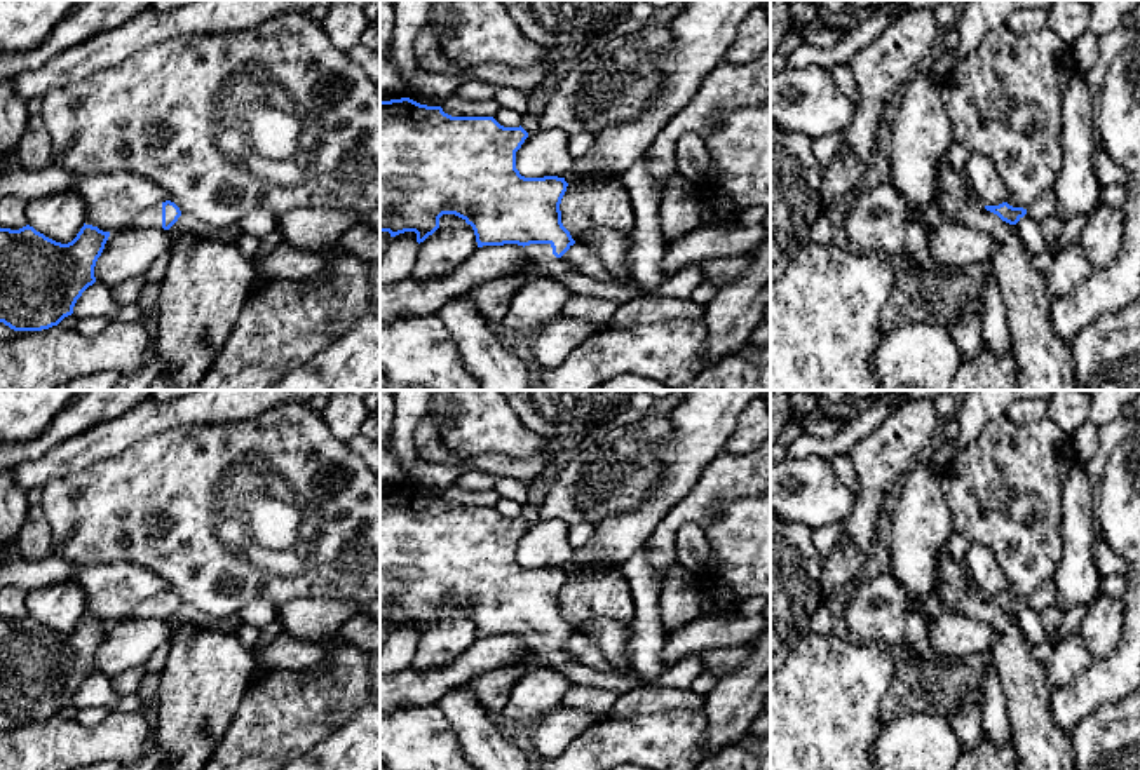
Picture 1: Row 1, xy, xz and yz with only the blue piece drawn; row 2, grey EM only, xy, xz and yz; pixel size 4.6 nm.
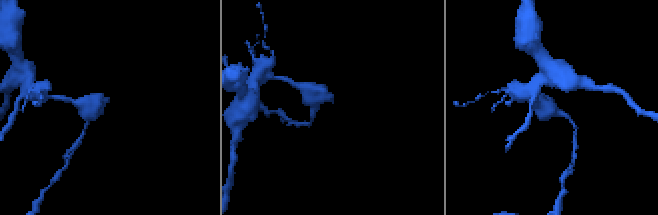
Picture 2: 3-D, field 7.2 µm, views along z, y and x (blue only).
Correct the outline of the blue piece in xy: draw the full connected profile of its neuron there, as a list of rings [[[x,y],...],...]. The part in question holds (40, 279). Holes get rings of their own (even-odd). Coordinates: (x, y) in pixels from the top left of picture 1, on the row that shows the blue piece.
[[[85,225],[77,237],[61,244],[33,226],[0,228],[0,322],[14,331],[42,331],[73,314],[82,293],[96,282],[94,267],[110,232]]]

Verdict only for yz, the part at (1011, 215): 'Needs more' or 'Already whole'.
Needs more

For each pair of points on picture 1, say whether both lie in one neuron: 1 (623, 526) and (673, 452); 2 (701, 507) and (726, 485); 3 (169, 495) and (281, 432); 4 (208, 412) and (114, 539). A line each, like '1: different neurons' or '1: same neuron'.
1: same neuron
2: same neuron
3: same neuron
4: different neurons

